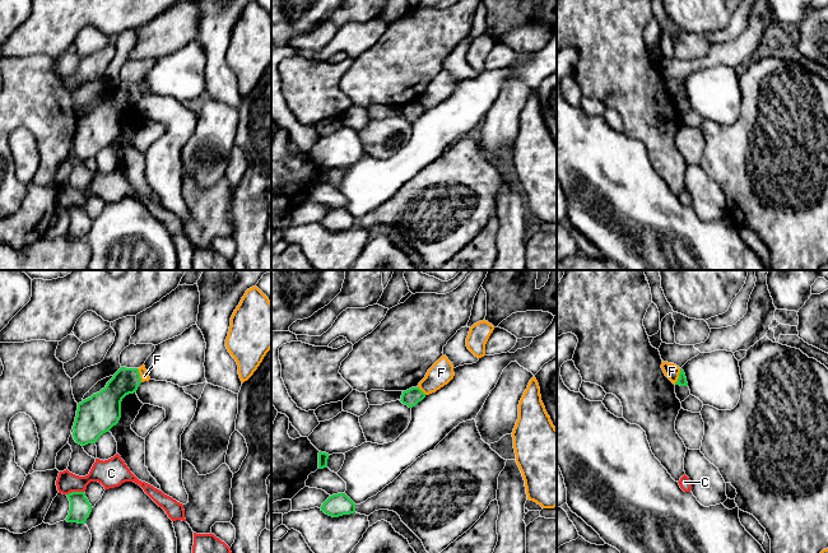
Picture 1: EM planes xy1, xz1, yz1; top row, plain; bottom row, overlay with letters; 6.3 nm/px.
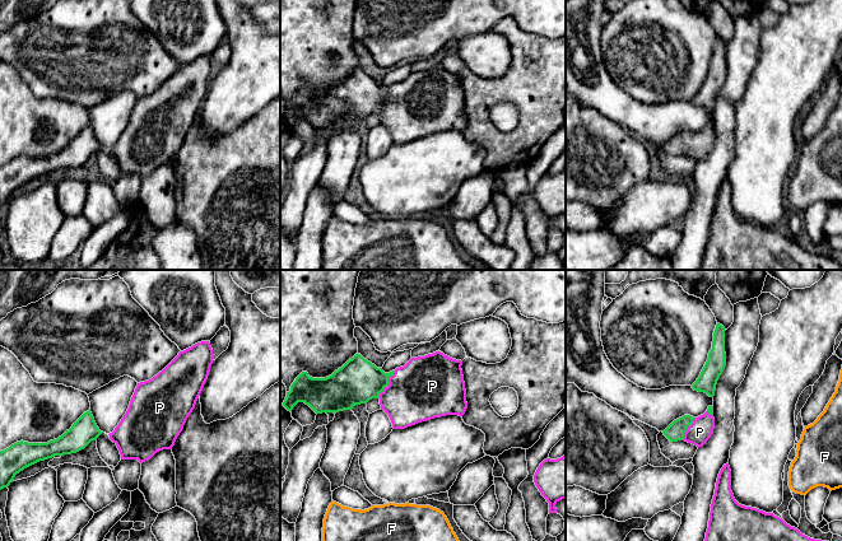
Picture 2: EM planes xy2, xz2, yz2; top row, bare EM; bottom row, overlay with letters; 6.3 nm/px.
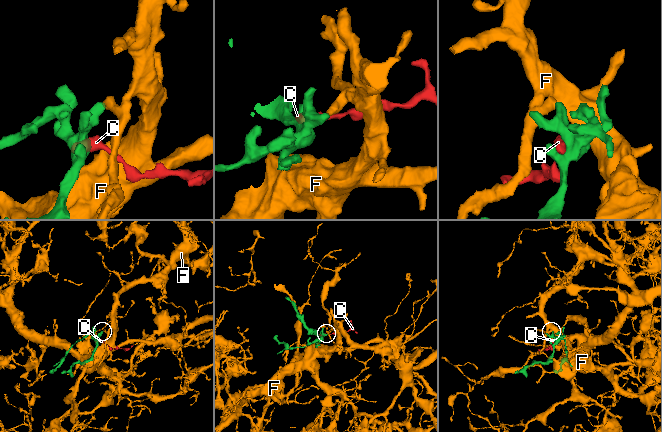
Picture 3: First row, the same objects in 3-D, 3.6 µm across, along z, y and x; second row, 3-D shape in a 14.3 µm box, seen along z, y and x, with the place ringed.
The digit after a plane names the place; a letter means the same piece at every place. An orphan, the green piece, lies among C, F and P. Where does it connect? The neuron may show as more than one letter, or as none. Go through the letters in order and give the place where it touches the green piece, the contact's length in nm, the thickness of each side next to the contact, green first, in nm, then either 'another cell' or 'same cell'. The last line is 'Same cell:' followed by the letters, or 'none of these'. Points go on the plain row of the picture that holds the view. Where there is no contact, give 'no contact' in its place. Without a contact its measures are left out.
C: contact xy1 (74, 207); length 110 nm; calibres 140 and 170 nm; another cell
F: contact yz1 (679, 91); length 110 nm; calibres 60 and 100 nm; another cell
P: contact xz2 (387, 99); length 200 nm; calibres 280 and 400 nm; same cell
Same cell: P

